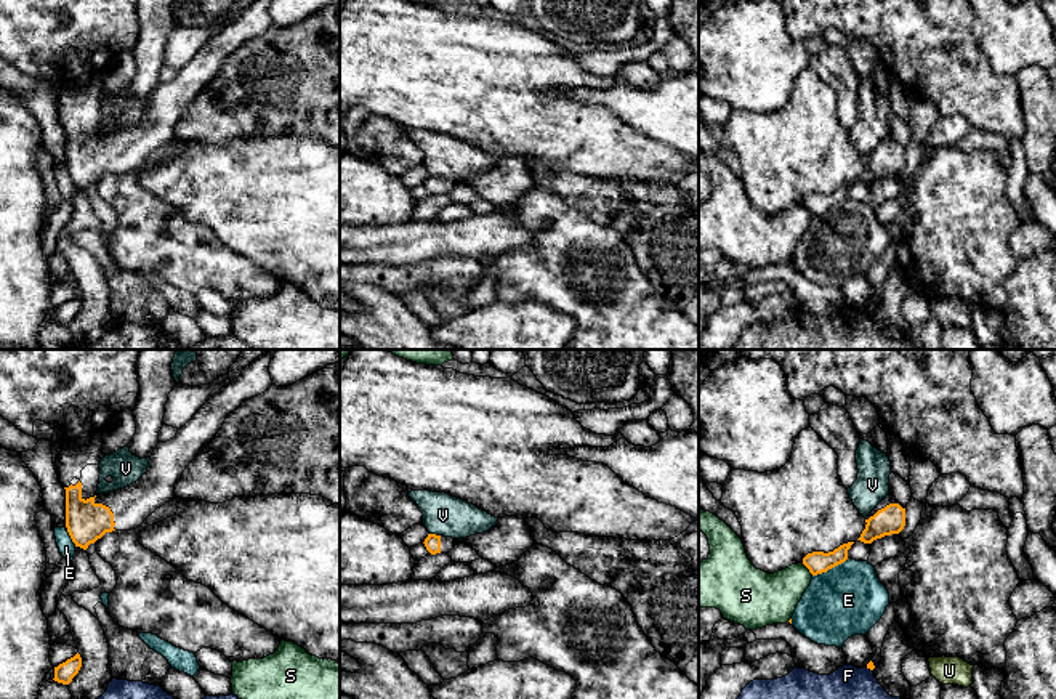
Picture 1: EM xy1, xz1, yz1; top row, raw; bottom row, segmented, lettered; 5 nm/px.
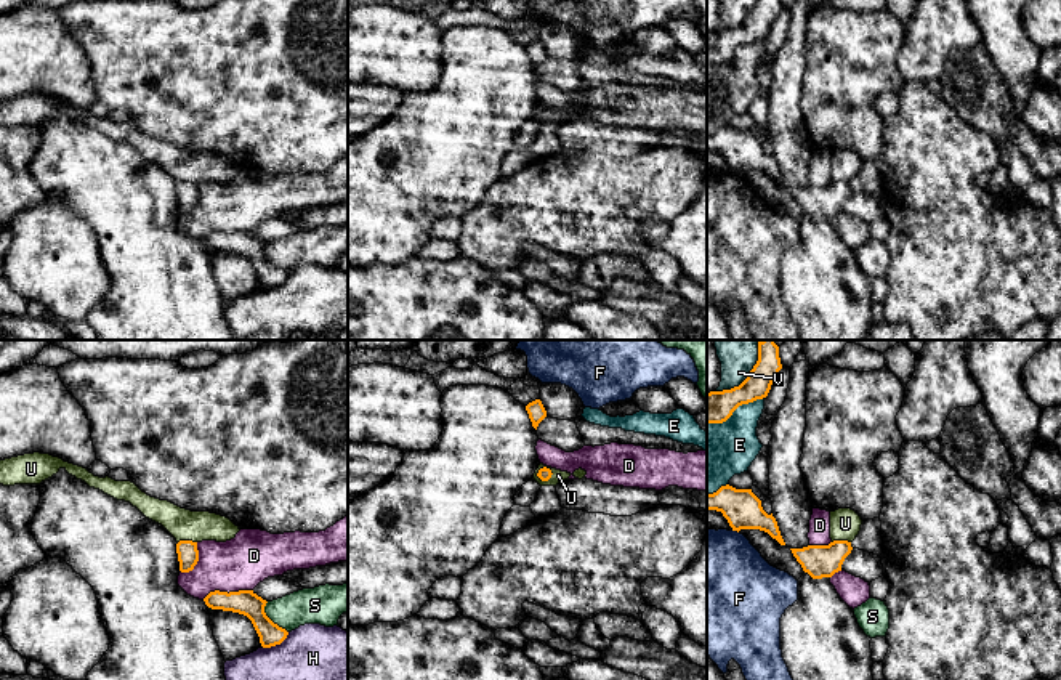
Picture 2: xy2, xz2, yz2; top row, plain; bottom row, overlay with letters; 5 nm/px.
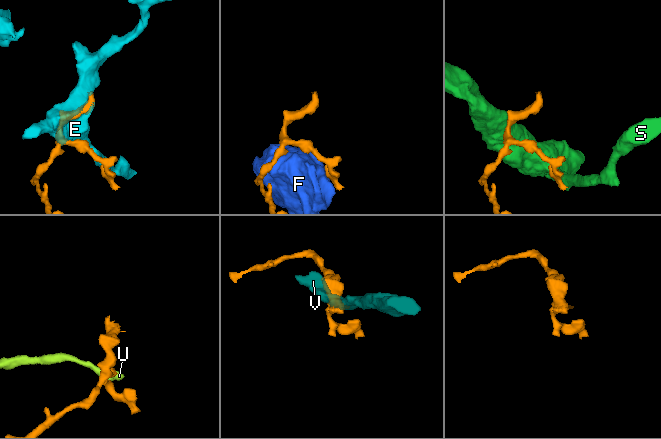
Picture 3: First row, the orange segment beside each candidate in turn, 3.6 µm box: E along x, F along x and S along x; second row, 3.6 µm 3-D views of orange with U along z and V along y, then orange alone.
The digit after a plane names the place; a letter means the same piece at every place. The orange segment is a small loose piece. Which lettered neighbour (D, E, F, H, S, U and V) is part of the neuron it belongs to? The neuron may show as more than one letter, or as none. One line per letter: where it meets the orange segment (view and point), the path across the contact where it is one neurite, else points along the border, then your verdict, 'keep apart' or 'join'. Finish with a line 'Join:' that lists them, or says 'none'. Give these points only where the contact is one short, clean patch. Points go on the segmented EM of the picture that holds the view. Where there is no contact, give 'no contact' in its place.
D: xy2 (226, 592) | keep apart
E: yz2 (734, 409) | keep apart
F: yz2 (734, 530) | keep apart
H: xy2 (276, 643) | along xy2 (289, 632), (279, 643), (263, 648) | keep apart
S: xy2 (270, 619) | keep apart
U: xz2 (544, 480) | keep apart
V: yz2 (749, 374) | keep apart
Join: none

